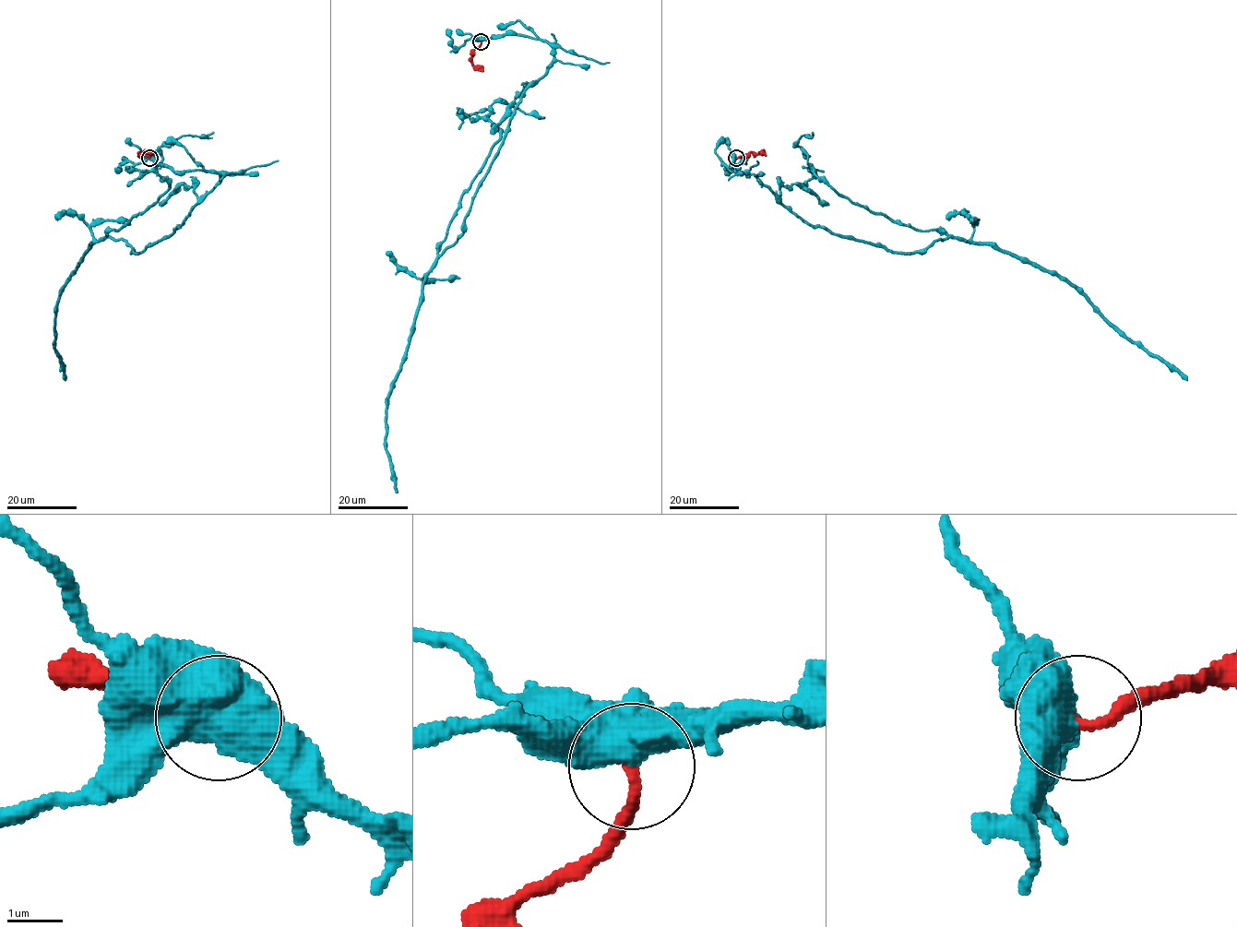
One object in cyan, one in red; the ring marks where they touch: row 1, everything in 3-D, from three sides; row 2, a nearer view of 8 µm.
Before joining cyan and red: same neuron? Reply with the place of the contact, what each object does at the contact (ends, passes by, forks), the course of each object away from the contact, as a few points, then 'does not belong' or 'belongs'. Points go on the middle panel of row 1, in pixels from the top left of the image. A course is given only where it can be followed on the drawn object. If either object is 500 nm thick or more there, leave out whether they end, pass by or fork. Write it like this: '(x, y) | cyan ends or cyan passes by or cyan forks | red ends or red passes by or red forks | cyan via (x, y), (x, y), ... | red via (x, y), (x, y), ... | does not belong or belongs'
(481, 41) | cyan via (481, 41), (541, 39), (553, 62), (512, 113), (464, 231), (426, 278), (387, 399), (385, 449), (397, 492) | red via (481, 41), (473, 51), (471, 63), (482, 72) | belongs

